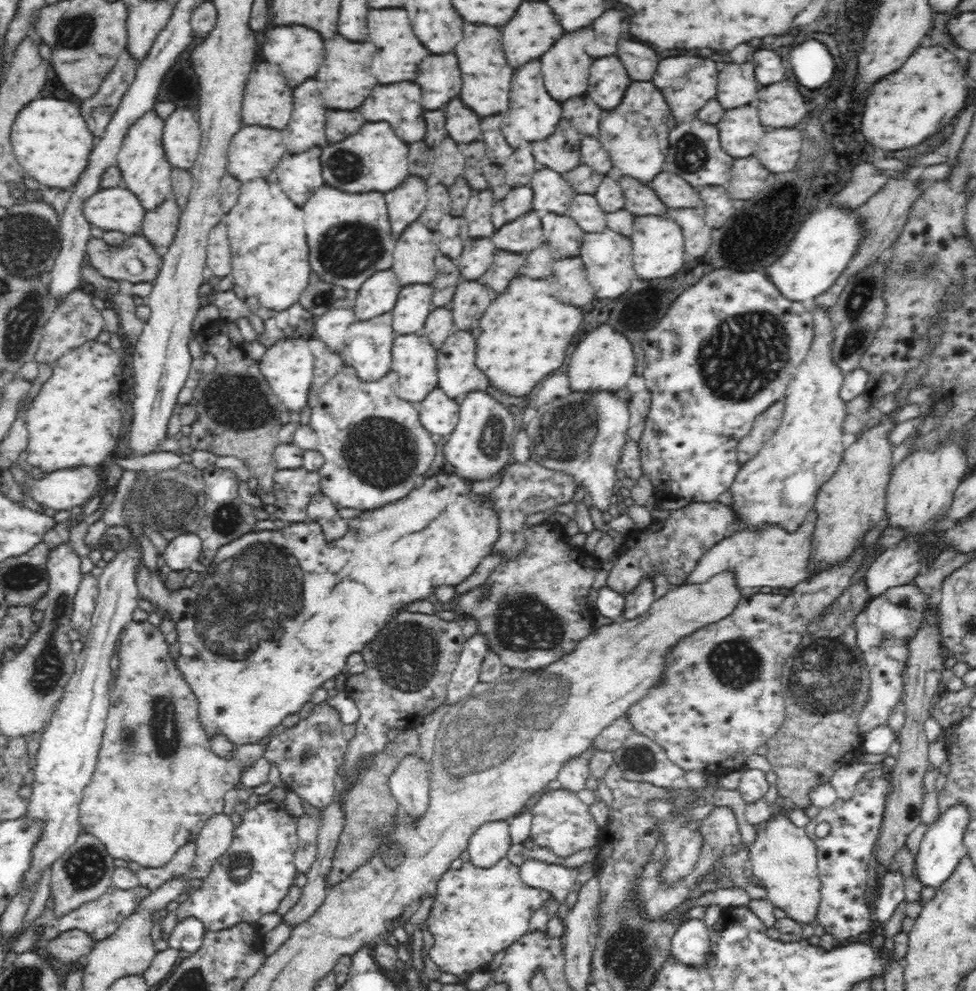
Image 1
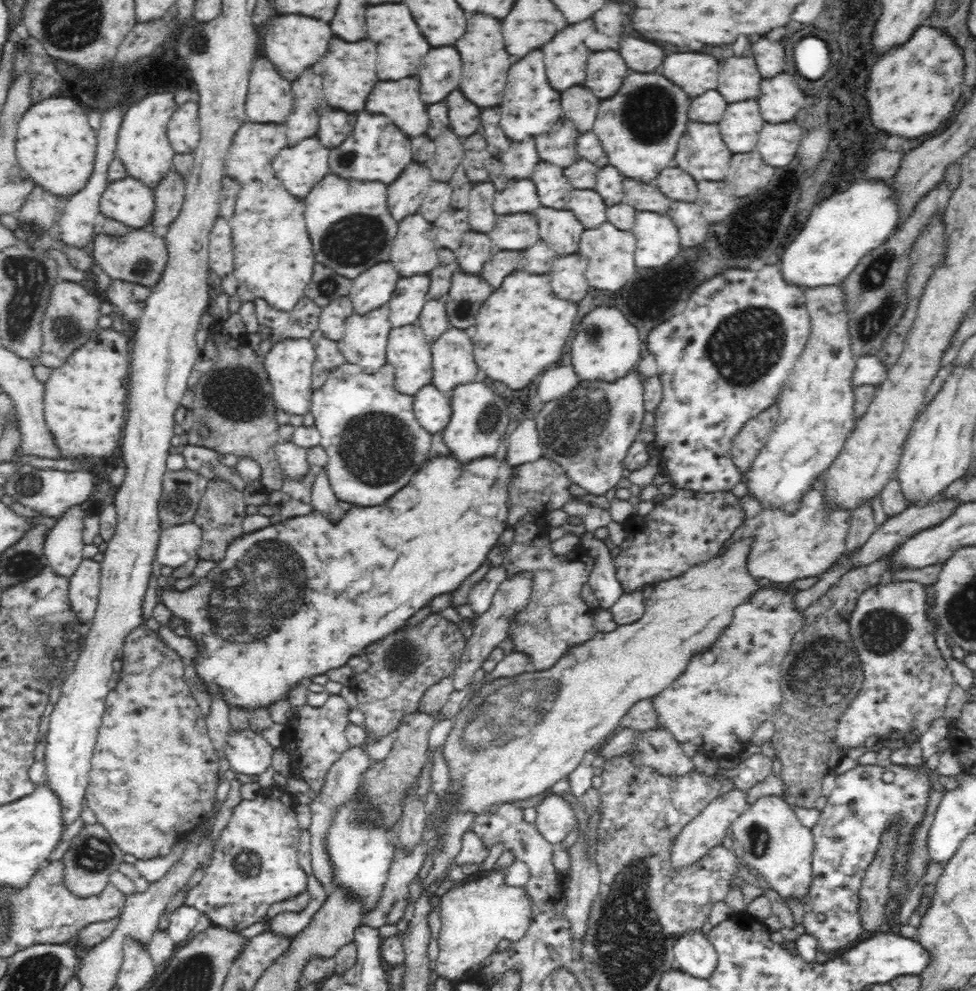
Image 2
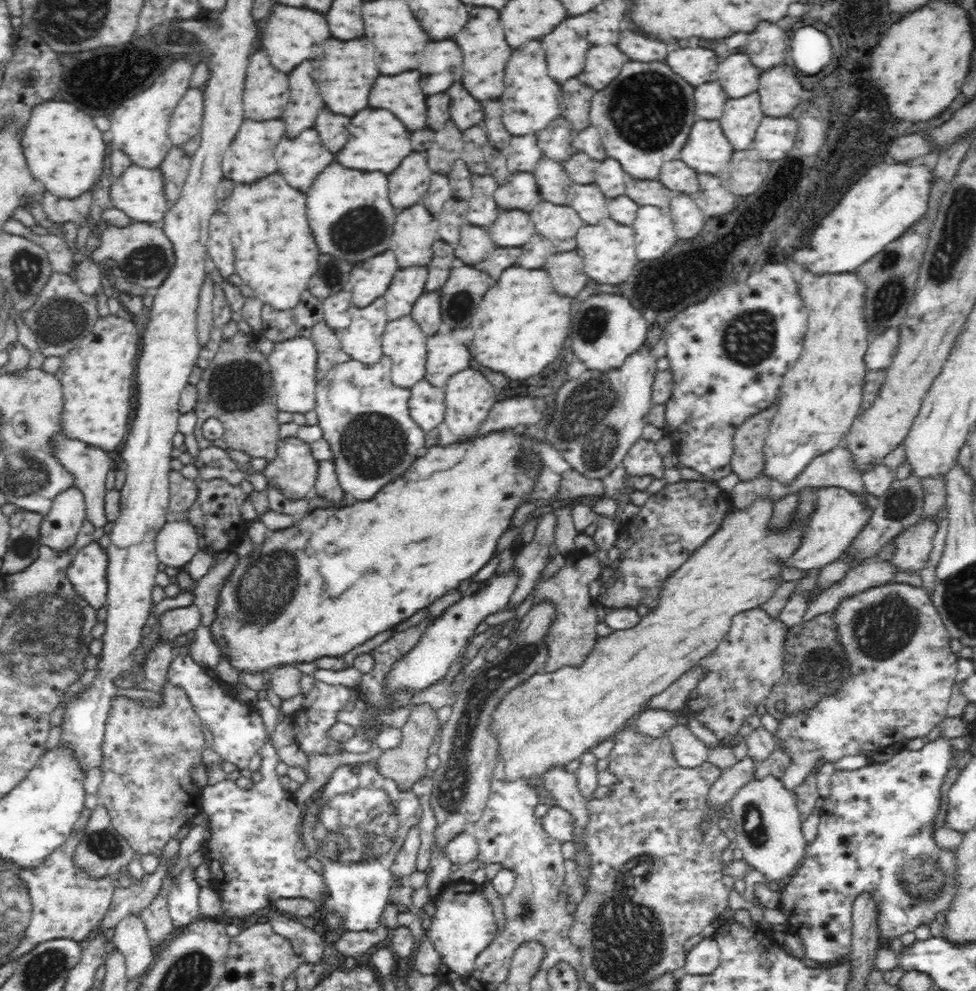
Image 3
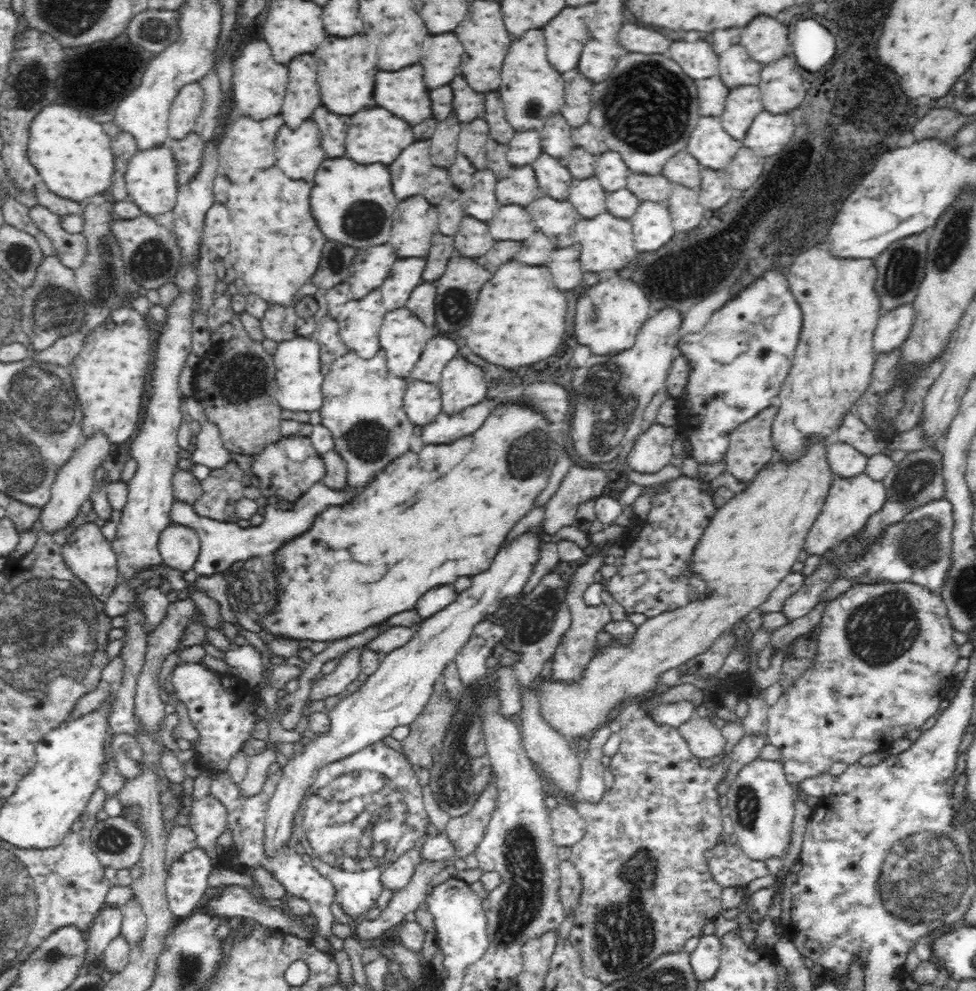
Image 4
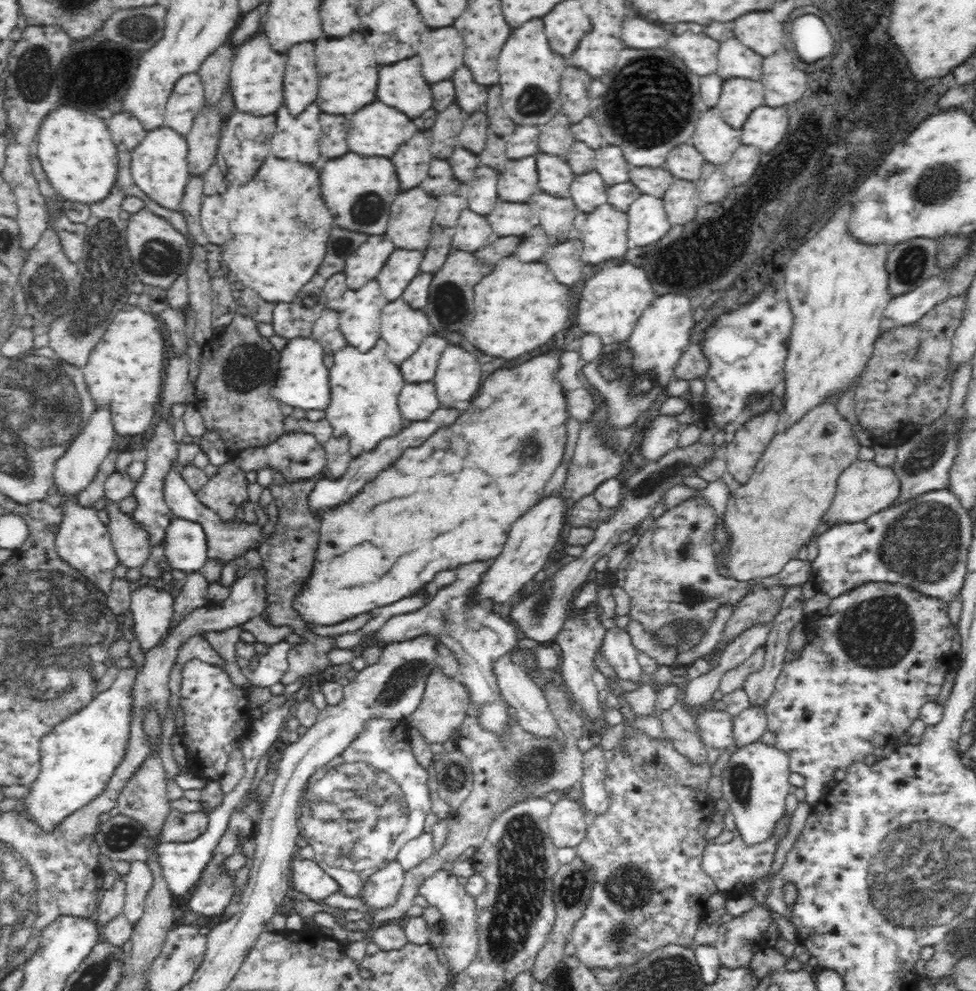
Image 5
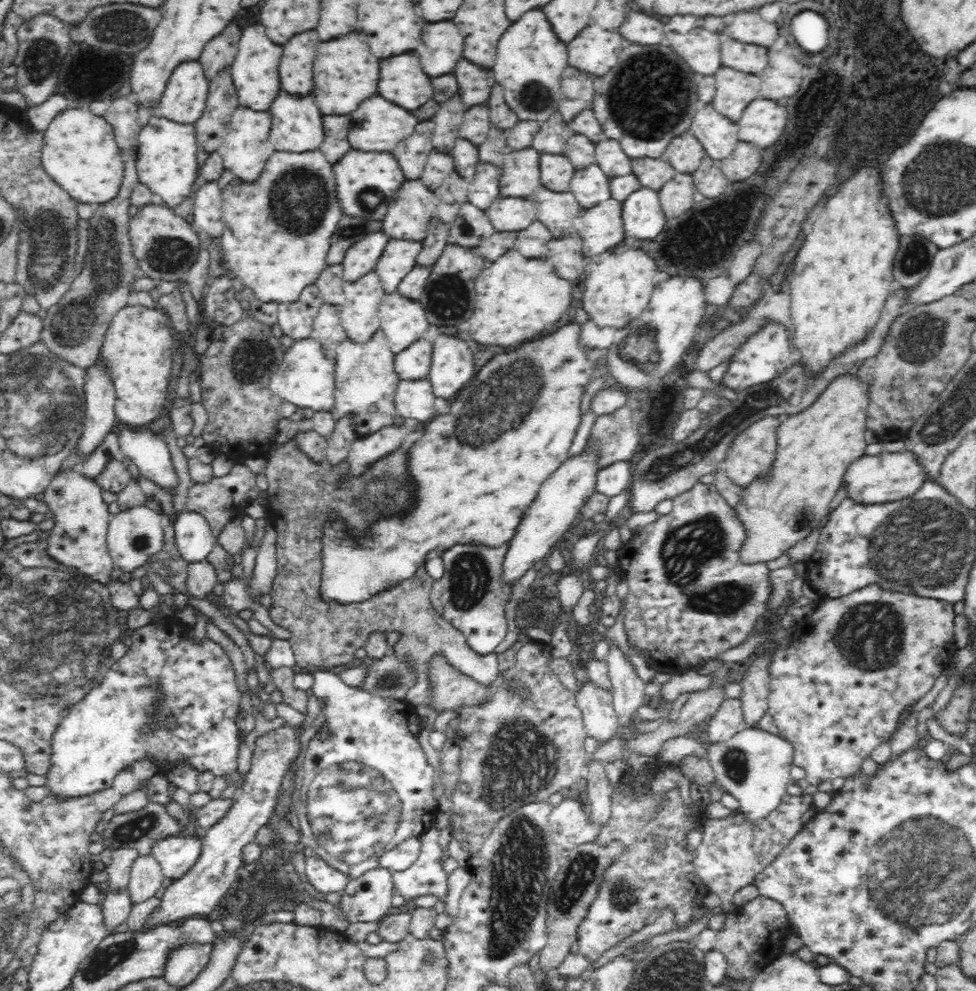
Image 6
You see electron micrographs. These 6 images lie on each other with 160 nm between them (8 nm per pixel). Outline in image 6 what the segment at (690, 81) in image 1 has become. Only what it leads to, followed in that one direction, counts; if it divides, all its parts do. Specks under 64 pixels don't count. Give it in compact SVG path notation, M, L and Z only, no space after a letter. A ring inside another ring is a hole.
M694 28L688 34L670 32L668 42L696 74L713 76L723 67L720 56L720 34L708 32L704 28Z

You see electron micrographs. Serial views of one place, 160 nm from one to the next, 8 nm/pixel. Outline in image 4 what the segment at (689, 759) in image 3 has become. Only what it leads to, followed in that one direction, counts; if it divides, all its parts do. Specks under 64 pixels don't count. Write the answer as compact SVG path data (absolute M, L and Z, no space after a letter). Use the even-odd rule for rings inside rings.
M694 716L676 728L686 739L688 748L700 760L711 759L721 754L726 744L719 727L709 719Z

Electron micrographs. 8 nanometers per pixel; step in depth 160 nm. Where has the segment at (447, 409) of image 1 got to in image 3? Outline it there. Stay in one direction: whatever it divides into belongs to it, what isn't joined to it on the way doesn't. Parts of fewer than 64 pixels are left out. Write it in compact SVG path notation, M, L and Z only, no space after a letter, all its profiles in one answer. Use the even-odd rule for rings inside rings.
M425 378L411 388L408 404L411 418L425 432L434 430L444 420L444 389L430 384Z

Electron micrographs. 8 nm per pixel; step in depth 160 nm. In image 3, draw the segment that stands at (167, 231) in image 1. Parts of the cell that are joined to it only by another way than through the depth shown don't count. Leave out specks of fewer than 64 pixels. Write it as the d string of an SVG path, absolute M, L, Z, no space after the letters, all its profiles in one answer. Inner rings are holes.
M173 147L166 160L160 165L162 182L164 182L166 201L172 206L178 199L188 176L191 158L181 150Z

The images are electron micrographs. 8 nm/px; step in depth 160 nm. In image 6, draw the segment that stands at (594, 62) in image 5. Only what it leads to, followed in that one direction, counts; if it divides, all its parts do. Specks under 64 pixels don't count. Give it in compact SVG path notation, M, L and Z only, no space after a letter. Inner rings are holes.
M592 24L568 44L568 62L590 77L602 77L618 64L618 54L628 44L620 34Z

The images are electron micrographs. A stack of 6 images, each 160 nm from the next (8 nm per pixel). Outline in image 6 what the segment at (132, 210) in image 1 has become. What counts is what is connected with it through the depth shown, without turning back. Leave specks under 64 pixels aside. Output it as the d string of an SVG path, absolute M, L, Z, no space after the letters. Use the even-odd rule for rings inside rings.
M153 116L145 120L140 133L140 148L136 152L139 182L146 185L171 209L190 196L196 180L197 134L194 124L180 124L167 118Z

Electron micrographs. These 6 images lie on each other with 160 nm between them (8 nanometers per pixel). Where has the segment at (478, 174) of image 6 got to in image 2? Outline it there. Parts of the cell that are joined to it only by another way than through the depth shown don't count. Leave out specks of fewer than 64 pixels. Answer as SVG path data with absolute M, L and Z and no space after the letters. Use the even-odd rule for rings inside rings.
M487 180L483 183L476 183L469 192L466 212L470 228L474 232L490 232L496 224L497 215L493 210L493 200L497 190Z

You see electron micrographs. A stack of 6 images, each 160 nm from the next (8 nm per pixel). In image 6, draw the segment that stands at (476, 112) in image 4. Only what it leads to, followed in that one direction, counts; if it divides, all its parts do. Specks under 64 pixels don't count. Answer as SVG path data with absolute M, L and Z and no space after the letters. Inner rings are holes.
M460 60L456 66L456 81L462 102L469 108L484 105L490 99L495 86L493 72L488 72L468 60Z

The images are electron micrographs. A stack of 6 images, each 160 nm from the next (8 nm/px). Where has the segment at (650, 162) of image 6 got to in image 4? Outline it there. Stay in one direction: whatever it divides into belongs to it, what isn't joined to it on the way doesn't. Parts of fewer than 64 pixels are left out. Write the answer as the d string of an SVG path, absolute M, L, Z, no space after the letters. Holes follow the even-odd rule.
M638 173L630 174L627 178L627 189L641 201L664 202L670 198L676 185L664 175L648 176Z

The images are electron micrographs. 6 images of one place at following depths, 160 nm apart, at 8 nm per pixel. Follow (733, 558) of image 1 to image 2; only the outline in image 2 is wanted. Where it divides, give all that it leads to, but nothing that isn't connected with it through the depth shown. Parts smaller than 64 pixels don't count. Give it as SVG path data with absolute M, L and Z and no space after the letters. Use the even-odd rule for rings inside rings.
M810 489L793 515L782 509L764 508L756 516L747 518L734 534L726 540L716 557L722 556L730 544L740 539L754 537L750 546L747 570L755 580L766 579L772 584L791 584L796 580L825 574L845 550L845 540L850 526L850 511L842 508L824 509L820 489Z

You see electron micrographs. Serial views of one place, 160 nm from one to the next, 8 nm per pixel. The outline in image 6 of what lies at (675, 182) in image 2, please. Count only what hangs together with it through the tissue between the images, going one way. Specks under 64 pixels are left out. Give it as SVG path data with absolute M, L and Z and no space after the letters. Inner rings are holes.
M690 130L683 133L682 136L670 142L665 150L664 158L672 165L676 173L691 175L698 170L706 155L702 144L691 134Z

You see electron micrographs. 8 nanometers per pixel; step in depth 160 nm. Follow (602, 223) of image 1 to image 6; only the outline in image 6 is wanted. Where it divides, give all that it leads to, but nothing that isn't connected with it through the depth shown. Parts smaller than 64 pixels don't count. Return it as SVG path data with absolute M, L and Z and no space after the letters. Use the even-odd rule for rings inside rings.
M597 163L575 171L570 191L579 202L581 209L590 209L610 196L610 178Z

